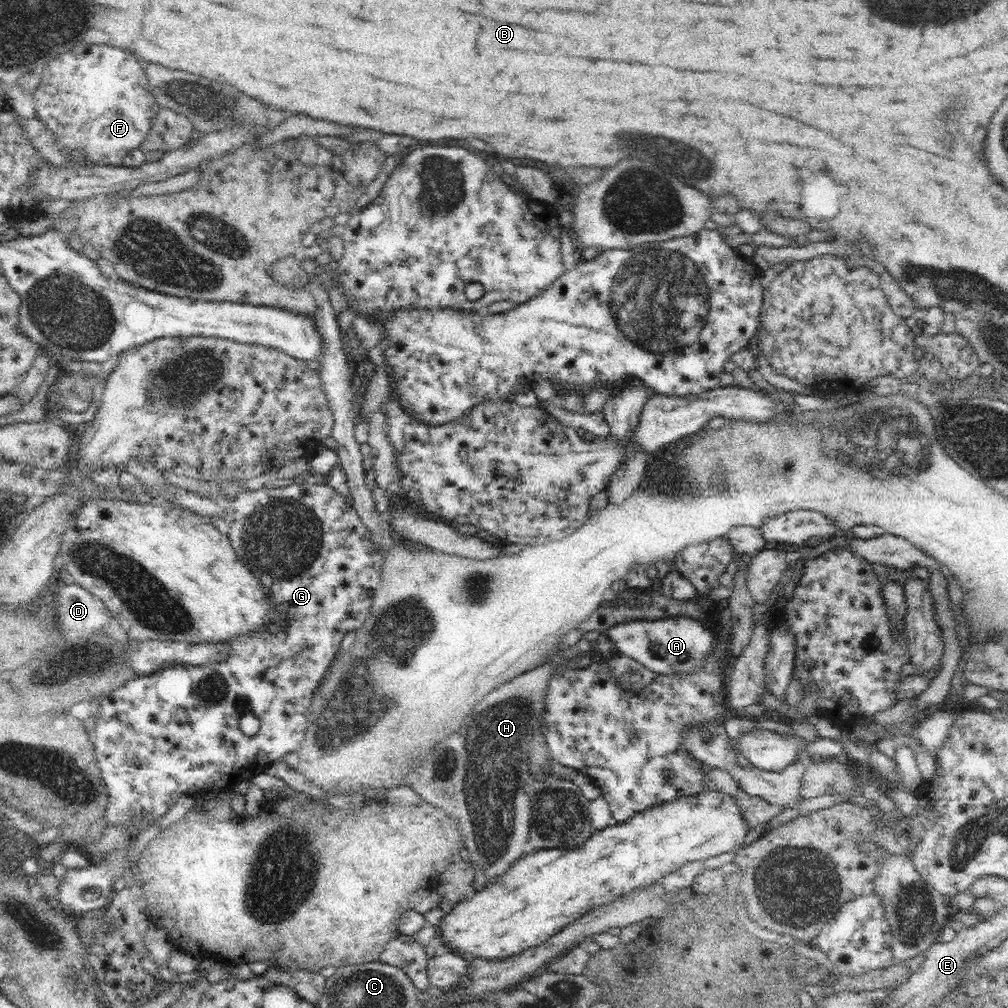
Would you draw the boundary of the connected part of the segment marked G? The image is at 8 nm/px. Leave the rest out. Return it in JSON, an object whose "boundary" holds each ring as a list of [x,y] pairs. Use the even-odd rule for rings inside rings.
{"boundary":[[[319,479],[314,481],[306,481],[304,483],[294,483],[288,482],[283,483],[278,488],[268,488],[263,487],[258,490],[258,496],[260,496],[260,502],[258,502],[258,506],[256,506],[256,510],[254,510],[254,514],[252,516],[248,516],[248,520],[246,520],[246,524],[244,524],[244,532],[242,532],[242,552],[244,552],[244,556],[240,556],[240,560],[242,560],[242,564],[250,571],[253,578],[257,580],[259,584],[259,588],[261,588],[263,598],[269,606],[271,606],[271,612],[269,614],[270,620],[268,620],[268,624],[262,624],[258,630],[252,630],[252,632],[246,632],[246,634],[240,634],[240,636],[236,636],[236,638],[230,638],[230,640],[213,640],[204,644],[208,645],[226,645],[226,650],[224,650],[224,654],[220,656],[220,658],[214,658],[212,662],[206,662],[206,664],[187,664],[187,662],[166,662],[166,664],[162,664],[162,666],[154,671],[154,676],[152,676],[152,684],[154,684],[154,688],[156,690],[152,690],[150,692],[150,682],[148,682],[148,686],[144,686],[144,682],[142,684],[136,684],[136,679],[134,679],[134,684],[130,684],[132,682],[132,678],[126,679],[123,682],[123,685],[120,685],[118,688],[112,689],[110,694],[100,694],[99,698],[99,716],[96,718],[96,727],[94,732],[94,740],[96,740],[96,748],[94,748],[94,756],[96,756],[96,767],[98,767],[99,775],[103,780],[103,783],[107,788],[107,796],[109,798],[109,803],[107,804],[106,810],[106,819],[108,820],[108,824],[110,823],[121,823],[125,821],[125,818],[130,814],[136,811],[136,813],[144,813],[146,817],[148,817],[148,821],[155,820],[159,816],[164,816],[164,814],[168,813],[168,810],[174,804],[177,799],[182,794],[188,794],[192,797],[208,797],[209,795],[219,794],[223,795],[225,792],[232,790],[238,782],[242,780],[247,780],[253,778],[255,775],[258,775],[258,772],[262,772],[270,762],[274,762],[274,760],[280,760],[280,758],[286,759],[288,754],[292,754],[292,752],[297,753],[301,748],[301,744],[306,736],[306,730],[308,726],[308,717],[306,717],[307,708],[310,707],[310,700],[312,700],[314,694],[314,690],[318,688],[318,684],[321,684],[322,677],[328,671],[328,668],[331,666],[330,662],[334,659],[341,650],[340,644],[344,638],[344,636],[349,631],[356,631],[358,628],[362,627],[362,624],[366,621],[366,616],[368,616],[369,608],[371,605],[371,600],[373,599],[373,594],[375,588],[379,585],[379,580],[381,576],[381,566],[383,563],[383,553],[380,550],[380,547],[376,545],[376,541],[372,536],[372,531],[368,529],[368,525],[362,521],[362,517],[358,514],[358,511],[354,509],[353,505],[348,506],[344,497],[342,497],[341,492],[338,492],[336,489],[330,487],[326,484],[325,479]],[[245,714],[254,714],[256,718],[258,718],[258,722],[260,722],[260,728],[256,734],[253,736],[246,736],[244,732],[240,729],[240,718]]]}

